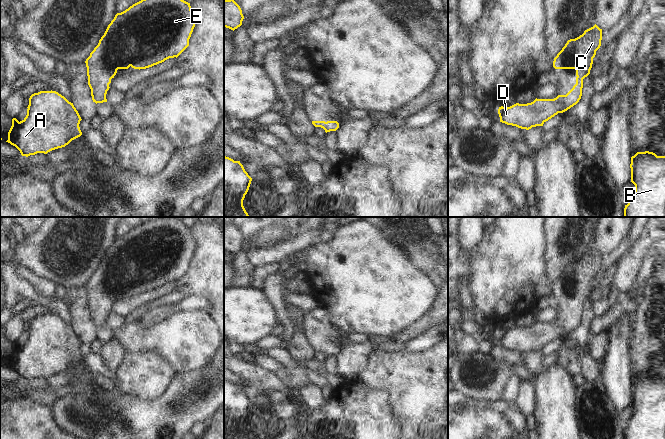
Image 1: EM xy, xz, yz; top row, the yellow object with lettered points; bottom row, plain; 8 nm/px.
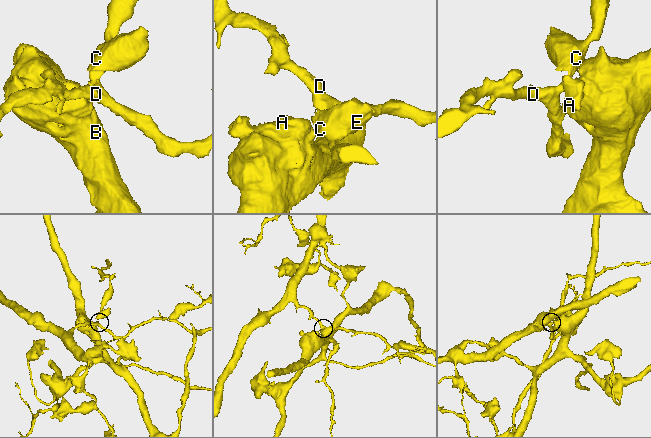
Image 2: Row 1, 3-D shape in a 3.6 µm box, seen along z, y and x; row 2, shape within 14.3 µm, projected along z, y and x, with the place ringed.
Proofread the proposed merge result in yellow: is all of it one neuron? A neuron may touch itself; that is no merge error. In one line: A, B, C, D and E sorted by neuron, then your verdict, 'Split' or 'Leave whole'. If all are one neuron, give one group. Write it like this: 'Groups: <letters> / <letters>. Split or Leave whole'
Groups: A B C D E. Leave whole.

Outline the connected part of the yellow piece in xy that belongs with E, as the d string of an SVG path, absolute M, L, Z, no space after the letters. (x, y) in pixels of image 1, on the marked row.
M141 0L130 6L125 11L117 13L114 19L108 25L104 35L99 40L98 45L94 48L94 50L90 53L90 56L85 61L87 67L88 85L91 89L91 96L93 102L95 102L96 104L107 102L106 94L110 88L109 84L111 83L111 79L114 78L114 76L116 75L118 69L128 69L130 66L134 69L139 70L146 69L159 63L162 63L169 58L177 58L189 46L189 39L195 27L195 22L196 19L193 11L191 10L190 3L184 0Z

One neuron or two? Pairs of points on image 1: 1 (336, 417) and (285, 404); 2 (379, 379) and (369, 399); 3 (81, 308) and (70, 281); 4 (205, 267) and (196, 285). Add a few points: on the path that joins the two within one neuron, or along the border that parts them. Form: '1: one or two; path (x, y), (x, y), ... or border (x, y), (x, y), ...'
1: two; border (305, 412), (305, 422), (299, 428)
2: two; border (356, 380), (367, 387), (385, 390), (391, 405)
3: two; border (84, 285), (67, 290)
4: one; path (205, 271), (205, 275), (199, 281)

